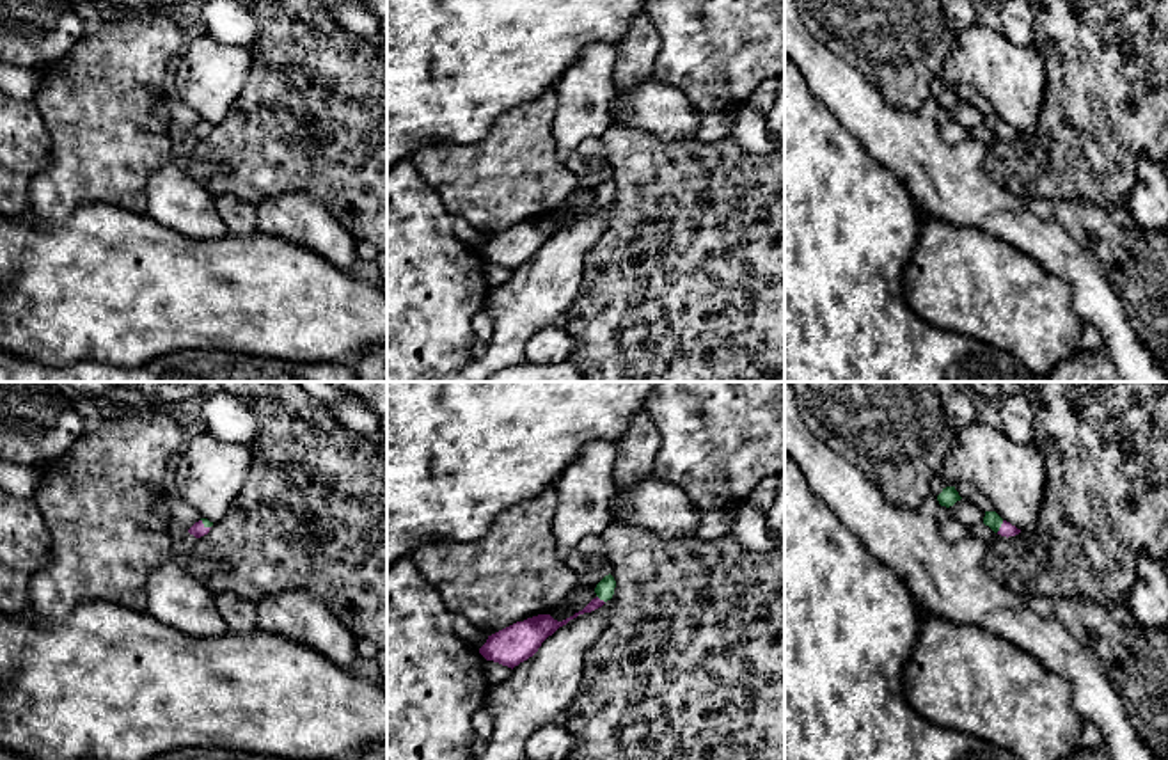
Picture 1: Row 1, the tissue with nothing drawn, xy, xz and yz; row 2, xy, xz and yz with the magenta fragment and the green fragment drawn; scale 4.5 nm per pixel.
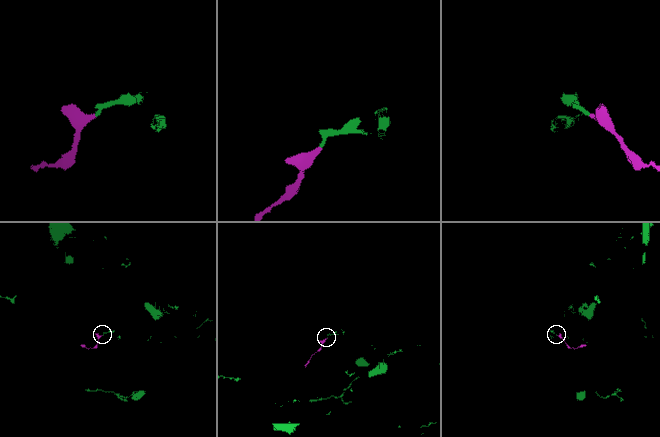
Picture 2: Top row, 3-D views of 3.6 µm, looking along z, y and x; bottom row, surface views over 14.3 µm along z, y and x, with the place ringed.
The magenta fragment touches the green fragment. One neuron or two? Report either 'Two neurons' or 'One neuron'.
One neuron

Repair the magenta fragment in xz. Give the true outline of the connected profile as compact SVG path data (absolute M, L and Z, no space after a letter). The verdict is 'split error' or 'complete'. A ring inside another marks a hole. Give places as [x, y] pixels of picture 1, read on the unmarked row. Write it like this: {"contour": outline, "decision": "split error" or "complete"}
{"contour": "M609 176L596 186L596 190L595 190L596 199L582 213L575 215L573 218L570 218L563 224L554 222L550 217L538 217L538 218L527 220L524 224L517 224L517 226L488 238L486 245L479 250L479 256L486 263L493 263L493 265L499 265L499 266L513 272L520 265L533 259L538 254L538 250L541 249L541 245L548 238L552 238L559 229L566 227L570 222L577 220L579 217L591 215L591 213L602 210L607 202L611 202L614 197L614 190L616 190L616 183Z", "decision": "split error"}

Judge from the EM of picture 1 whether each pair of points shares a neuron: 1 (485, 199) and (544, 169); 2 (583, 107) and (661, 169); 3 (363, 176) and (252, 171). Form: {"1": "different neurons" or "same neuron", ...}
{"1": "same neuron", "2": "different neurons", "3": "same neuron"}

